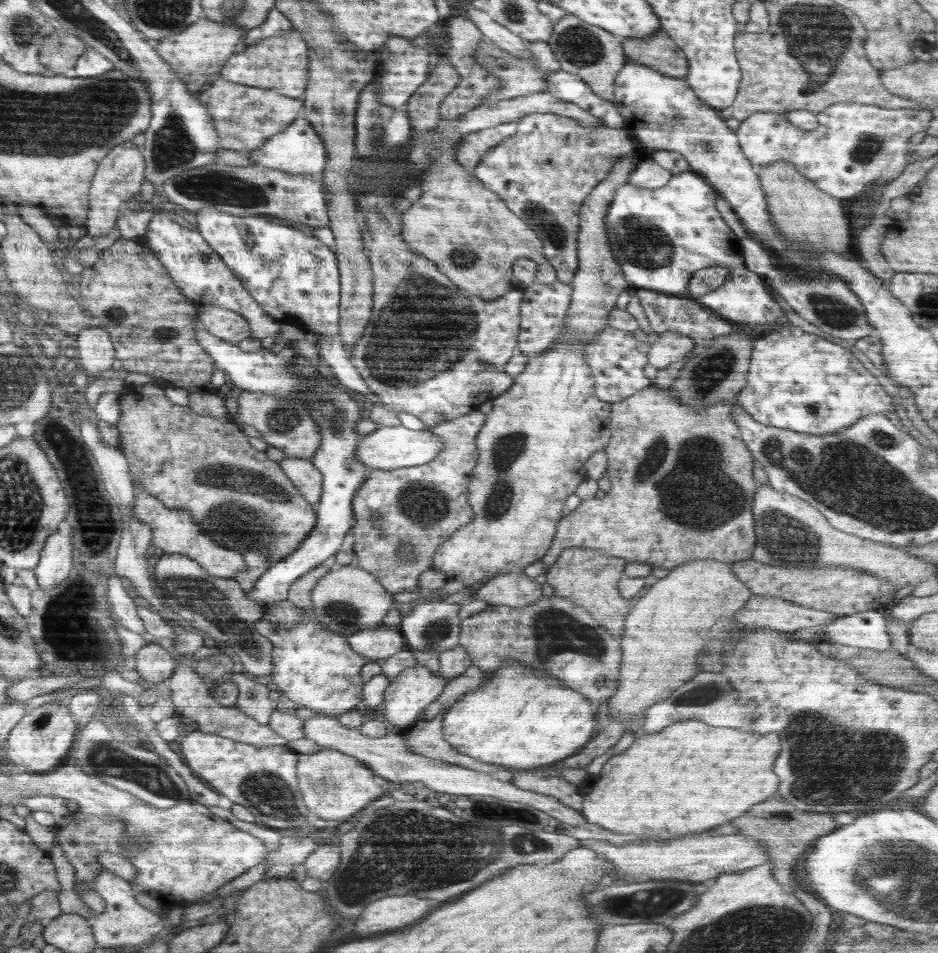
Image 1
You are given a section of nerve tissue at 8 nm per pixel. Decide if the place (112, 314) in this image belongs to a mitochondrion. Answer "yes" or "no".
yes

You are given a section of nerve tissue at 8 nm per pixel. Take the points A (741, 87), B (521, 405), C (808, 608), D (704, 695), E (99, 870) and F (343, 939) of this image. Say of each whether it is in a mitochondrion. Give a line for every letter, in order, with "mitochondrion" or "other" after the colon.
A: other
B: other
C: other
D: mitochondrion
E: other
F: other

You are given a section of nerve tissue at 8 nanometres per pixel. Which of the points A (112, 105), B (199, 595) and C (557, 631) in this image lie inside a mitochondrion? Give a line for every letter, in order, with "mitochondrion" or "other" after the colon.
A: mitochondrion
B: mitochondrion
C: mitochondrion

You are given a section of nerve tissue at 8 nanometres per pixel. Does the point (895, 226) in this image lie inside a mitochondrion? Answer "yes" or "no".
no

